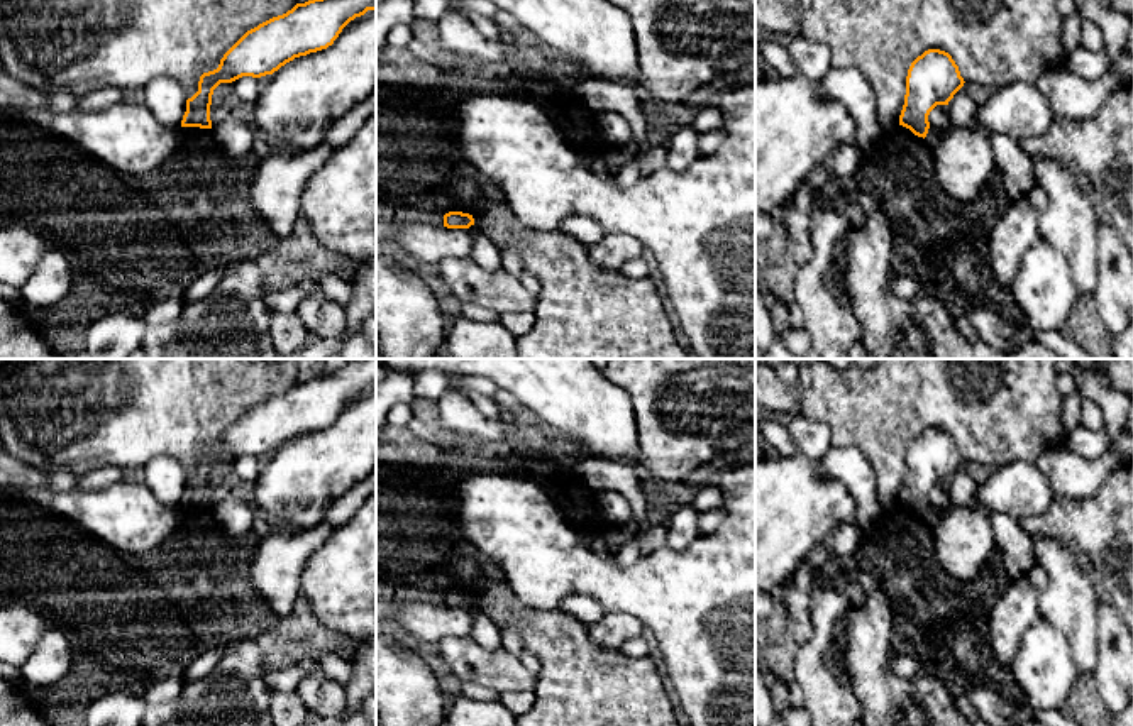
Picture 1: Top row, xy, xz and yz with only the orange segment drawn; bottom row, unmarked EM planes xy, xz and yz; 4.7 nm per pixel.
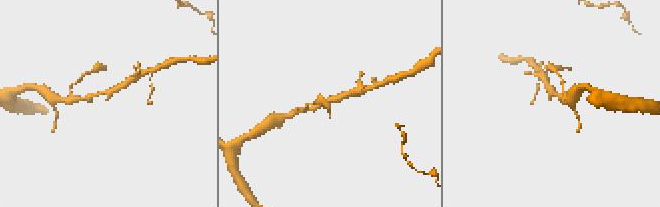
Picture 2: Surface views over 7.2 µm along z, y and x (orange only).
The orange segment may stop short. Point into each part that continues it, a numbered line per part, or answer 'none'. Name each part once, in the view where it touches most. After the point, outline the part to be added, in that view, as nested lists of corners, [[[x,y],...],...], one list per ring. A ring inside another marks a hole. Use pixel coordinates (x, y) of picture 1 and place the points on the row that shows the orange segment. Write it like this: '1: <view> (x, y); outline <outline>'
none

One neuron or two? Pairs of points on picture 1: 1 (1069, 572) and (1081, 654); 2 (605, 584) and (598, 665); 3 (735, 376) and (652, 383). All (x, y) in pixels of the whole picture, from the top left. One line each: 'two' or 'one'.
1: one
2: two
3: one

